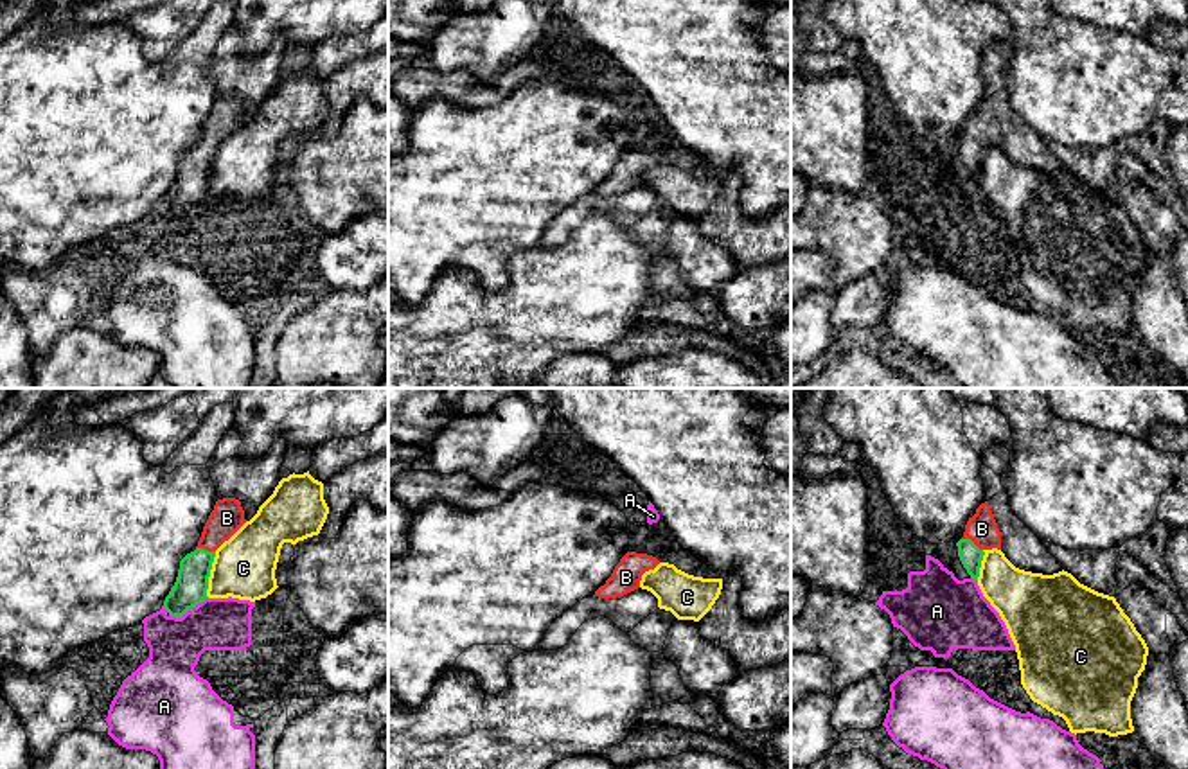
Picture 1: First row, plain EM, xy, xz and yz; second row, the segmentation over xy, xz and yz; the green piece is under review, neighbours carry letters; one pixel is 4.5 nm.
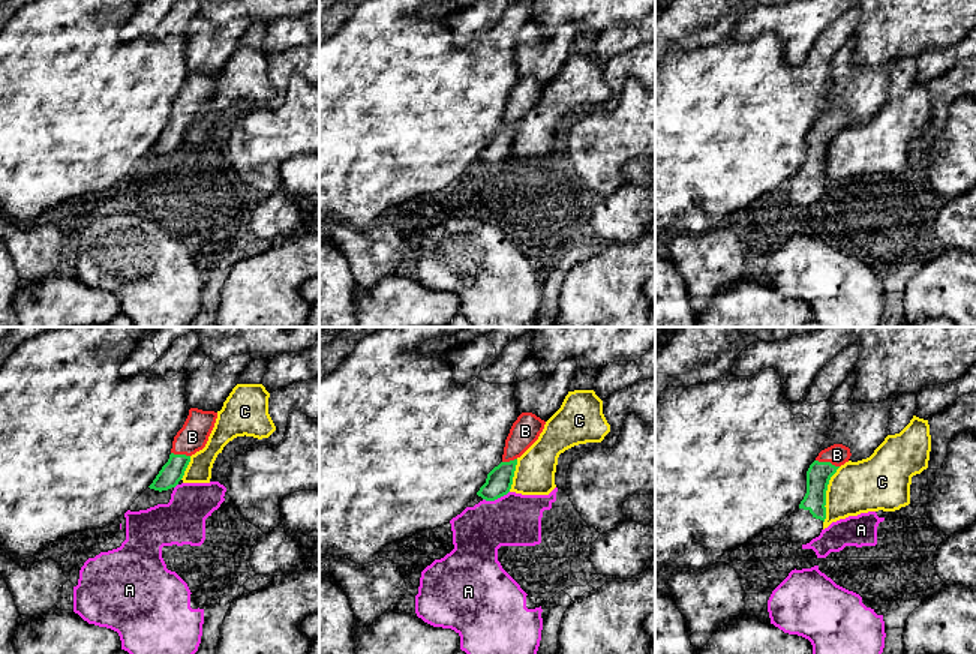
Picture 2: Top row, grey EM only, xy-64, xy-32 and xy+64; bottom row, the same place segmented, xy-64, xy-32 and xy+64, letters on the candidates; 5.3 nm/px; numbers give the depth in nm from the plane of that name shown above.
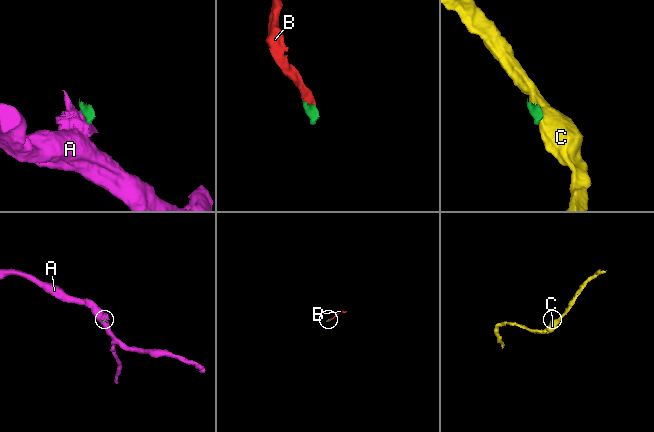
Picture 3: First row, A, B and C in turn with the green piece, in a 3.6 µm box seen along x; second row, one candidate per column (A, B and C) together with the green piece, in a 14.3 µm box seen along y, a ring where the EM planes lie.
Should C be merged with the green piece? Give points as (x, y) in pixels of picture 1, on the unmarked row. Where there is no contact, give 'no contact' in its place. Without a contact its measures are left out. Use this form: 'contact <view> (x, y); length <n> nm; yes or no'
contact xy (209, 171); length 200 nm; no

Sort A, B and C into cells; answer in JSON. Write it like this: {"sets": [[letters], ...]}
{"sets": [["A"], ["B"], ["C"]]}

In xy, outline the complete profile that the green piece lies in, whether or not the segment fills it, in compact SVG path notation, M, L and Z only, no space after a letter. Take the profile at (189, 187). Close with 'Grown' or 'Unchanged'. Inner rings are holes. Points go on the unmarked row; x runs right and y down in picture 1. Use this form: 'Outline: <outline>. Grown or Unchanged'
Outline: M235 95L217 97L210 110L198 144L180 158L174 183L164 198L164 207L182 216L189 207L207 196L208 174L216 147L228 138L243 122L244 108Z. Grown

